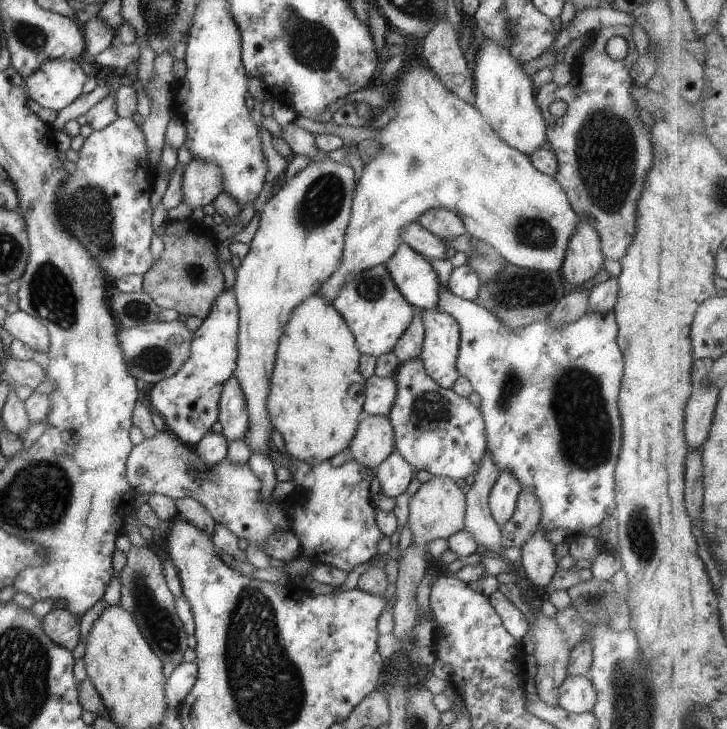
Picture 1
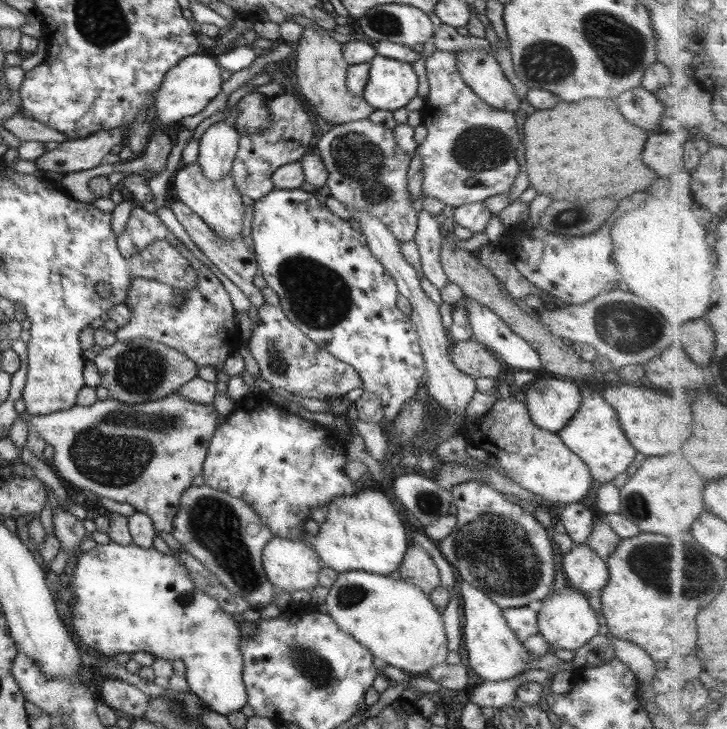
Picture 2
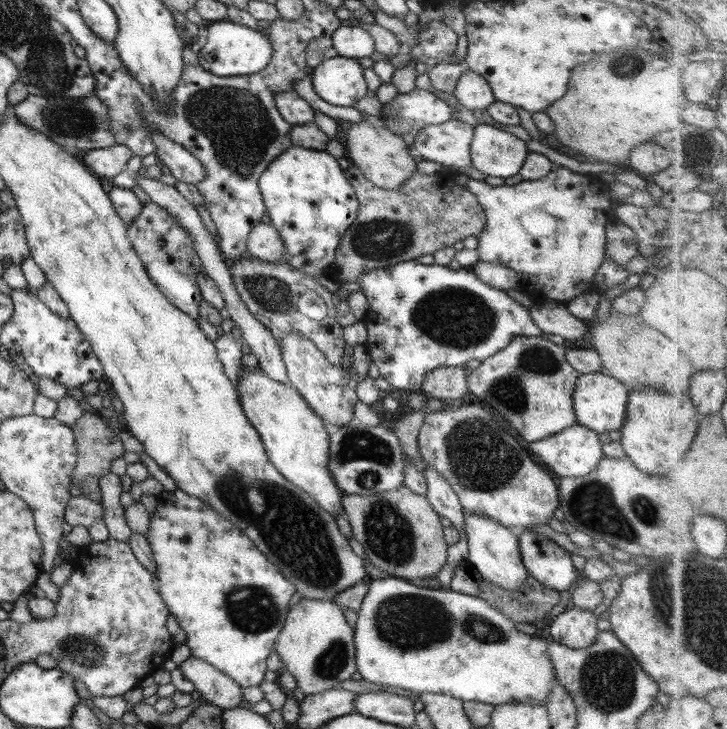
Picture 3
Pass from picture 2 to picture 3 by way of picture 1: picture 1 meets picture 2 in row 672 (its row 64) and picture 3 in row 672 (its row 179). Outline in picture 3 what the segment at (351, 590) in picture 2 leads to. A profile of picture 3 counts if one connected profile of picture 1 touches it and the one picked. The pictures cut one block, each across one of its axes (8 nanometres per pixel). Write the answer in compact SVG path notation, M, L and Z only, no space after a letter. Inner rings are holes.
M385 578L385 580L373 580L367 584L367 591L365 597L361 601L361 606L357 612L357 621L353 629L353 642L355 648L355 664L356 670L361 675L363 680L372 682L373 684L391 686L395 688L402 688L409 690L409 692L416 694L423 694L423 692L431 692L431 694L445 694L457 698L461 701L473 701L489 705L500 705L505 703L525 703L528 705L535 705L547 703L547 693L553 685L553 681L557 681L555 677L555 670L553 664L547 656L548 645L544 640L541 640L534 635L527 635L518 631L514 627L514 623L499 614L495 608L491 608L486 601L475 596L466 594L459 594L447 588L419 588L408 582L408 580L398 578Z

